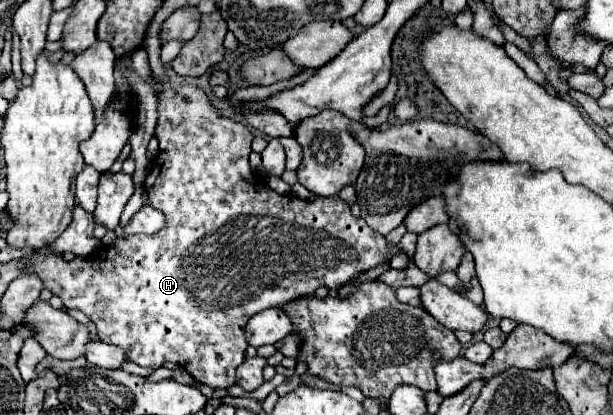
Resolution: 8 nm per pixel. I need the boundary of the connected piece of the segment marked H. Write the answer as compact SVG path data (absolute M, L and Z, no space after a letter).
M179 84L179 86L171 86L163 92L159 92L155 138L159 140L159 154L151 162L149 174L145 178L145 190L149 192L149 204L153 208L159 208L167 216L167 228L163 228L163 232L157 232L151 236L149 234L133 234L133 236L127 236L125 240L117 240L115 244L111 244L111 246L107 246L107 248L103 248L87 258L75 258L73 262L65 262L57 254L35 254L35 256L23 258L23 260L33 264L27 272L39 274L45 288L49 288L53 294L57 294L67 308L77 308L93 320L93 324L99 330L101 342L119 346L125 352L127 360L131 360L143 368L155 370L155 368L161 368L165 362L173 362L173 364L179 364L181 368L185 368L199 382L209 384L211 388L229 388L235 384L235 368L245 360L245 350L249 346L247 336L245 336L245 326L257 312L273 308L273 306L283 306L291 300L315 294L315 290L321 286L327 286L329 290L339 290L343 284L351 282L359 274L371 270L373 266L389 264L389 260L395 254L405 252L397 244L389 244L385 236L381 236L379 232L369 228L363 218L355 218L349 210L349 204L343 202L339 196L327 196L327 198L317 198L315 202L307 202L307 200L301 200L293 194L281 196L275 190L271 190L269 186L261 186L260 179L256 177L249 163L251 140L253 140L251 130L241 122L235 122L231 118L221 116L221 112L209 102L207 94L195 84Z

